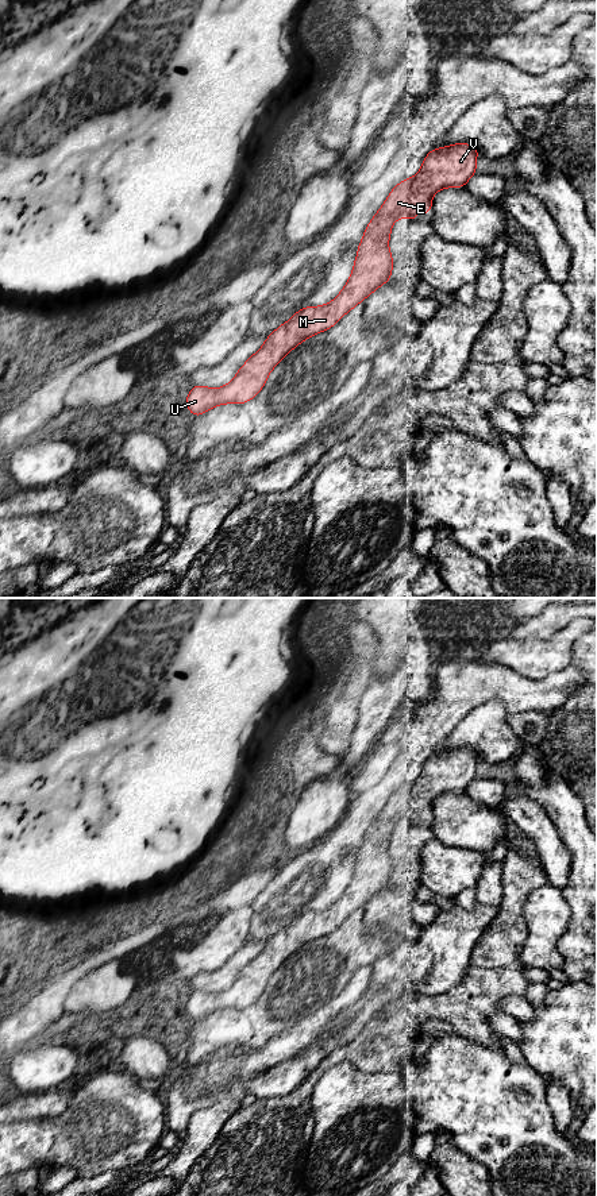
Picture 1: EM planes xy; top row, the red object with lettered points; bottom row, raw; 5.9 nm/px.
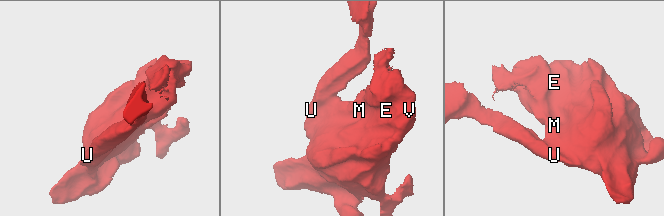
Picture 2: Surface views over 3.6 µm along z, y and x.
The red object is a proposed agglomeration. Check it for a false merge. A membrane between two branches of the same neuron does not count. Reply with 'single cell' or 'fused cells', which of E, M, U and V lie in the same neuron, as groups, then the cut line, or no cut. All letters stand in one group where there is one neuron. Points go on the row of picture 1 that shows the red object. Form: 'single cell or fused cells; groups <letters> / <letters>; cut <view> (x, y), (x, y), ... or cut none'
single cell; groups E M U V; cut none

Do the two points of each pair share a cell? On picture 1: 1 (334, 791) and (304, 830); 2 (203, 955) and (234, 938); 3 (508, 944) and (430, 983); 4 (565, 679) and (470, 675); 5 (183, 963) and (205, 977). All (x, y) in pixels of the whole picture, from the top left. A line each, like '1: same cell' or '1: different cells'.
1: same cell
2: same cell
3: different cells
4: same cell
5: different cells

